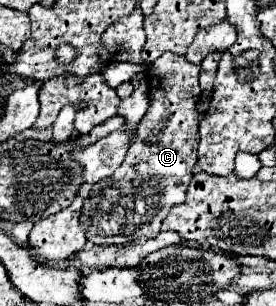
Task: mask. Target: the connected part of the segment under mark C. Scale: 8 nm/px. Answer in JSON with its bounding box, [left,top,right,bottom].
[74,19,238,269]

